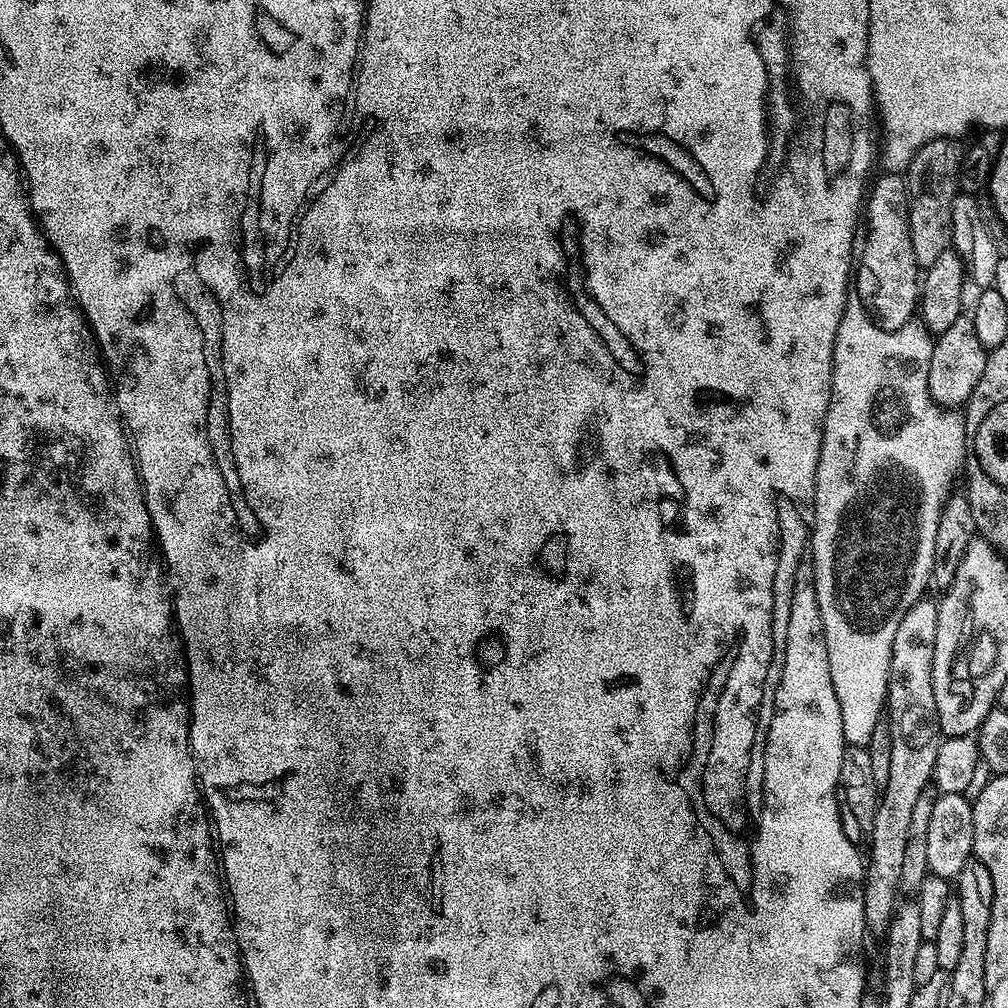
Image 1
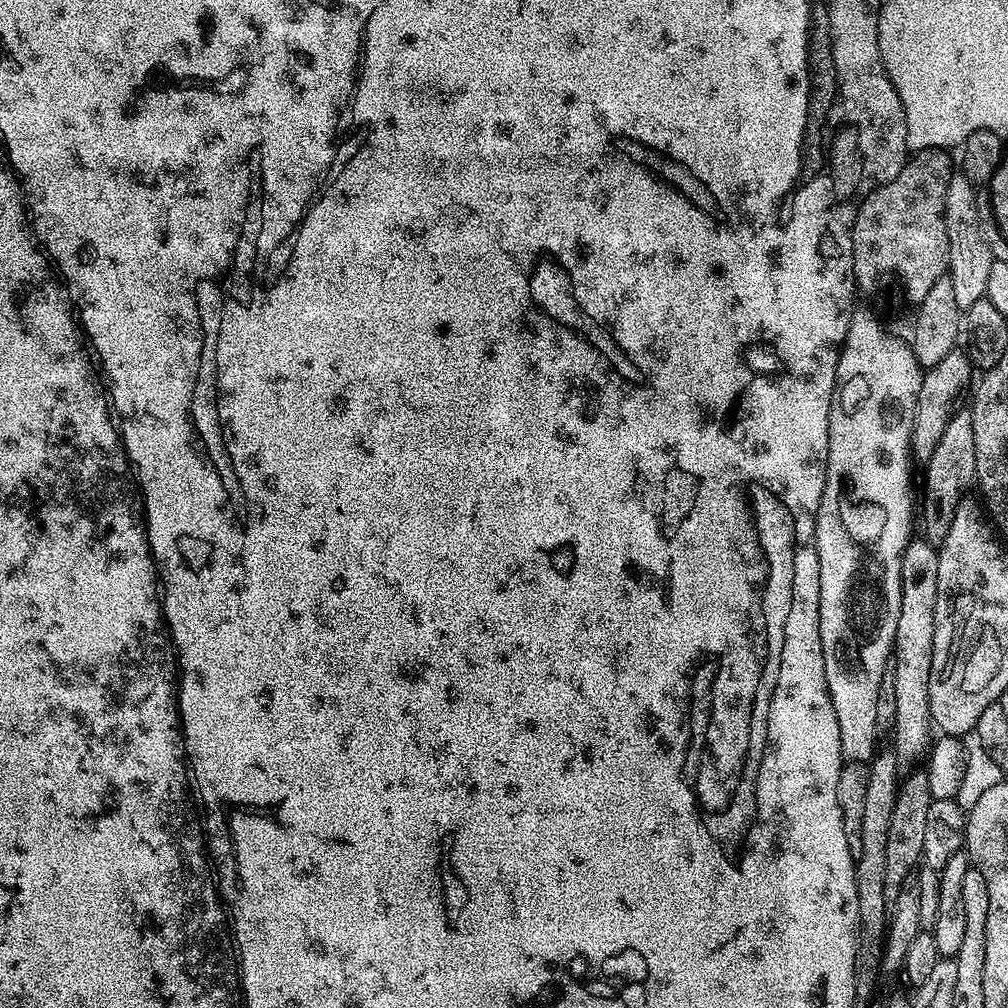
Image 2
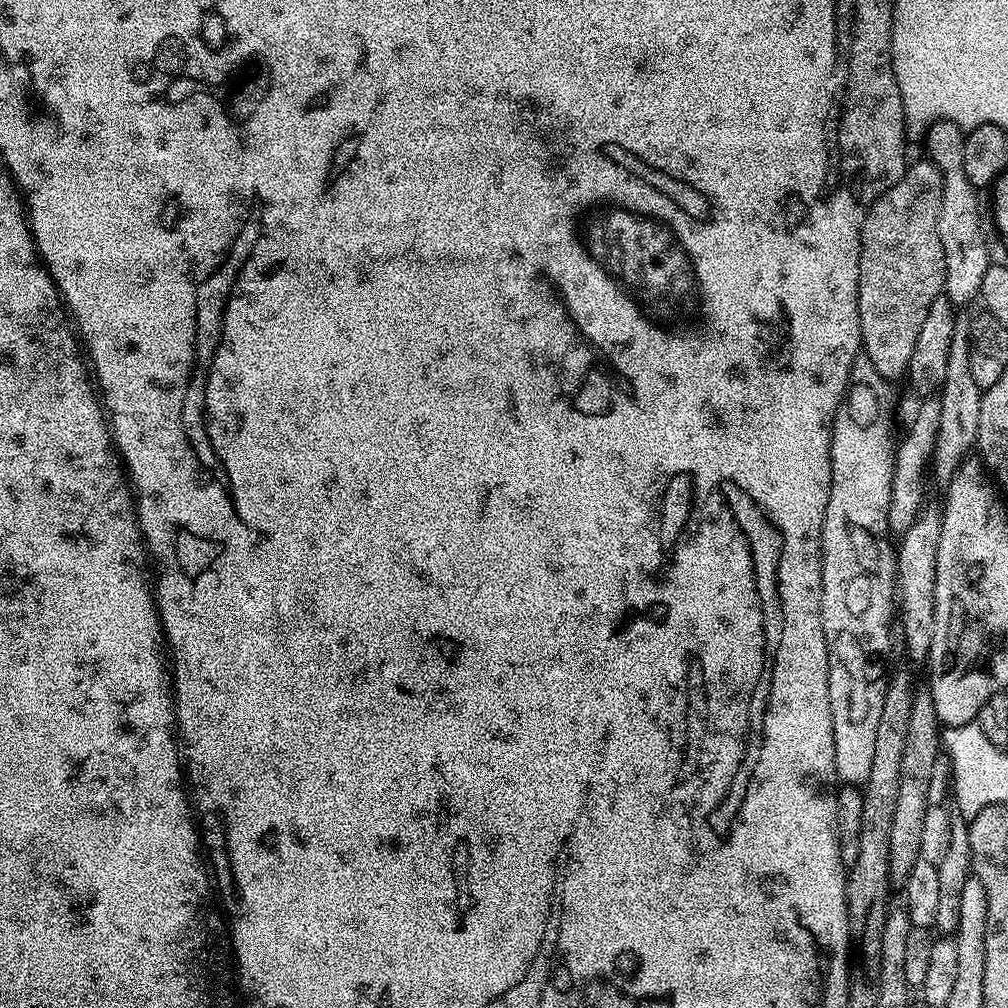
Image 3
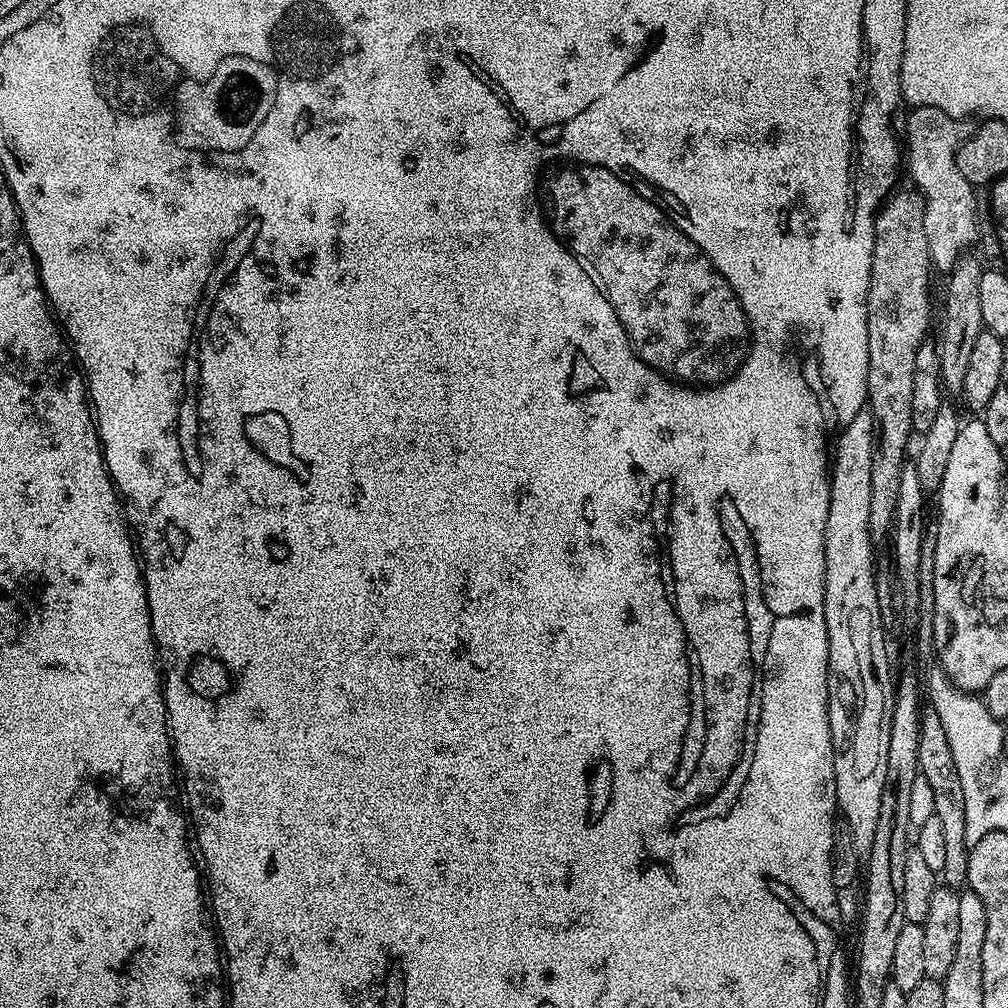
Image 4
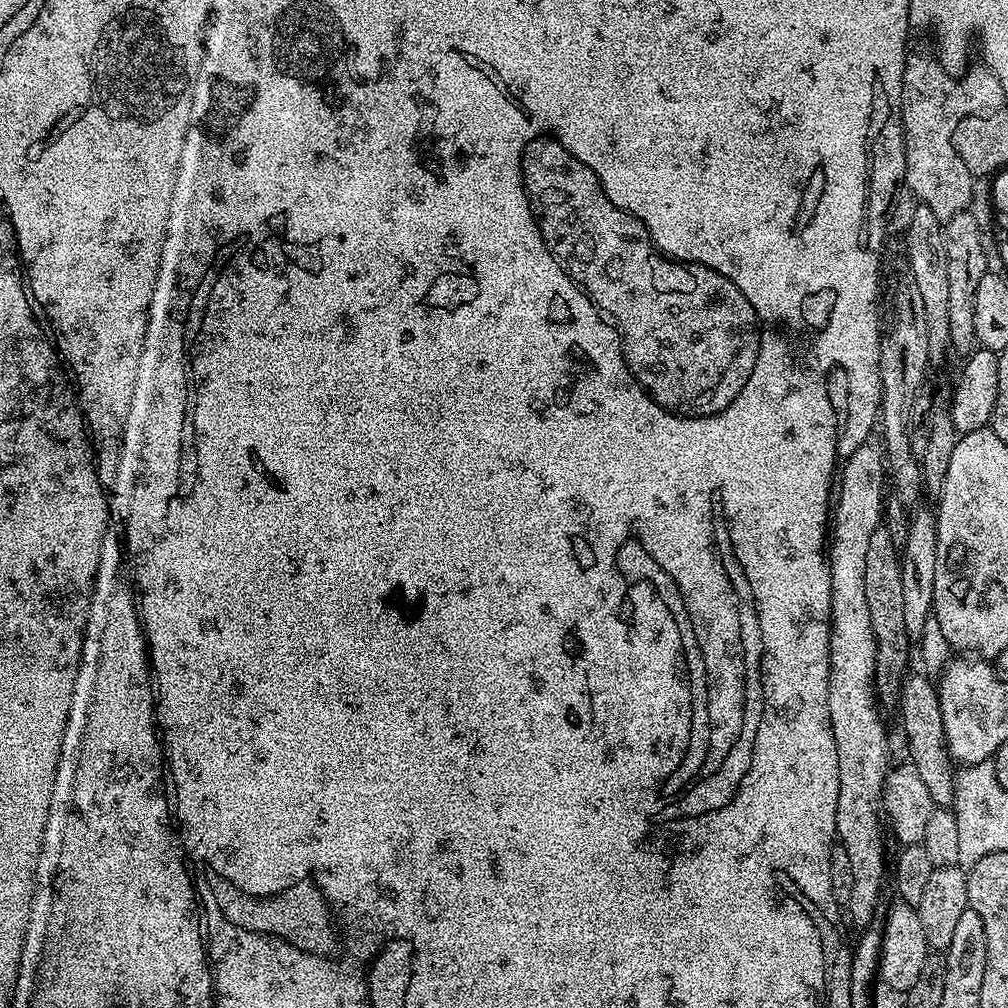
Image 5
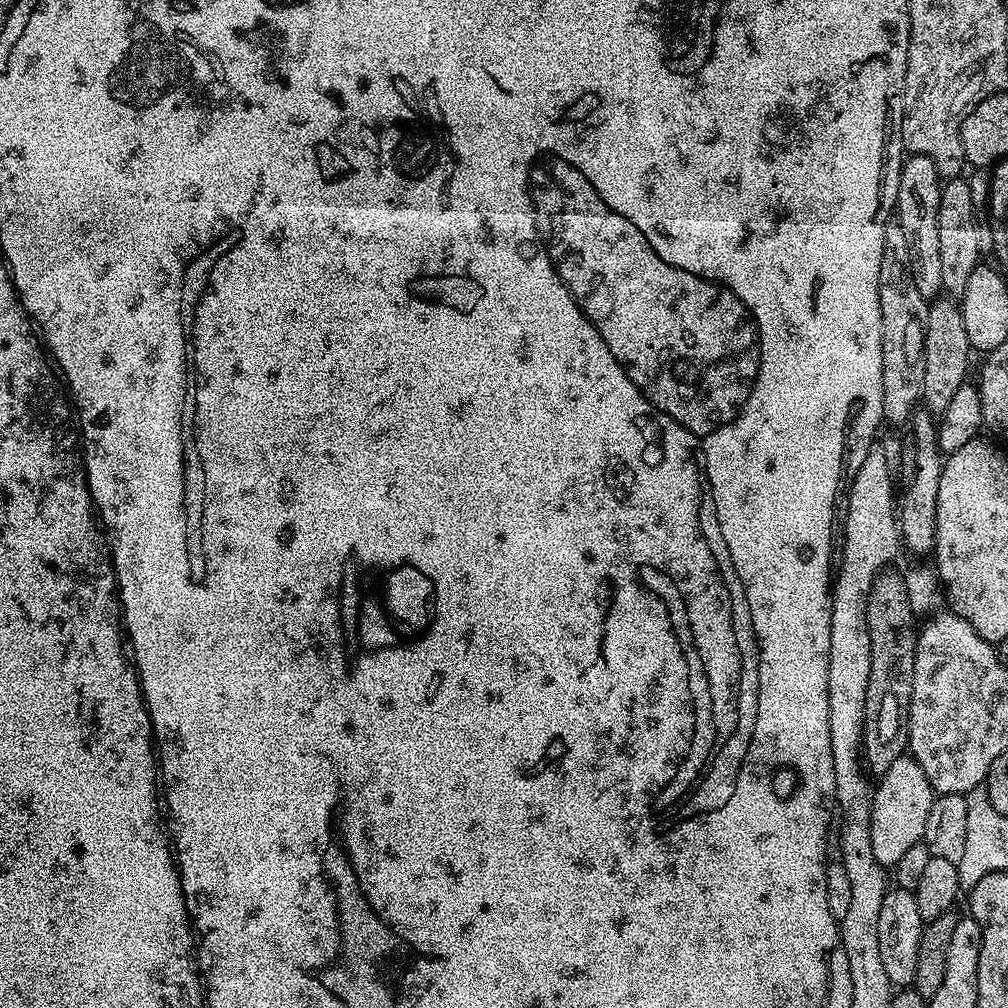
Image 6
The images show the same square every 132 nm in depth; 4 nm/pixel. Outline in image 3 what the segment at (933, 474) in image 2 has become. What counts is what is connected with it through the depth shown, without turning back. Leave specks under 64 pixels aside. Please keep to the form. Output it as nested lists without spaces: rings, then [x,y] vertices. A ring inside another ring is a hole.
[[[957,319],[954,330],[954,342],[950,342],[950,362],[946,365],[946,382],[940,387],[938,401],[940,403],[940,417],[934,455],[934,472],[946,486],[952,481],[952,476],[960,469],[971,448],[977,447],[978,418],[982,410],[983,391],[974,382],[974,374],[970,370],[970,346],[968,345],[968,320]]]

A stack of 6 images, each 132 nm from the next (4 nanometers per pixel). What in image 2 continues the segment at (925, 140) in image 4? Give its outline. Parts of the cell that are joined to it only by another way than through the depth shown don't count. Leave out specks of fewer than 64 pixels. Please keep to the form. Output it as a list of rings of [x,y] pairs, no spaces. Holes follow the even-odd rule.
[[[952,175],[946,191],[944,212],[946,234],[950,238],[947,275],[954,286],[954,299],[958,301],[962,310],[974,306],[974,302],[985,299],[986,282],[990,279],[990,266],[993,262],[990,250],[982,238],[982,229],[978,226],[977,195],[977,185],[971,184],[965,176]]]

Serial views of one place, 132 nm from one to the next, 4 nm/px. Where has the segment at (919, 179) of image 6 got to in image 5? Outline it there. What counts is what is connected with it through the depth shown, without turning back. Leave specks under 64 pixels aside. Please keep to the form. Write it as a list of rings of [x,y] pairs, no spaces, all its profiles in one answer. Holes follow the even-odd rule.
[[[922,203],[915,205],[912,217],[908,220],[908,229],[904,232],[904,248],[908,251],[907,271],[918,286],[918,295],[922,298],[922,311],[926,317],[926,335],[930,349],[929,365],[940,368],[950,357],[950,313],[949,313],[949,280],[946,270],[946,246],[944,245],[944,224]]]

